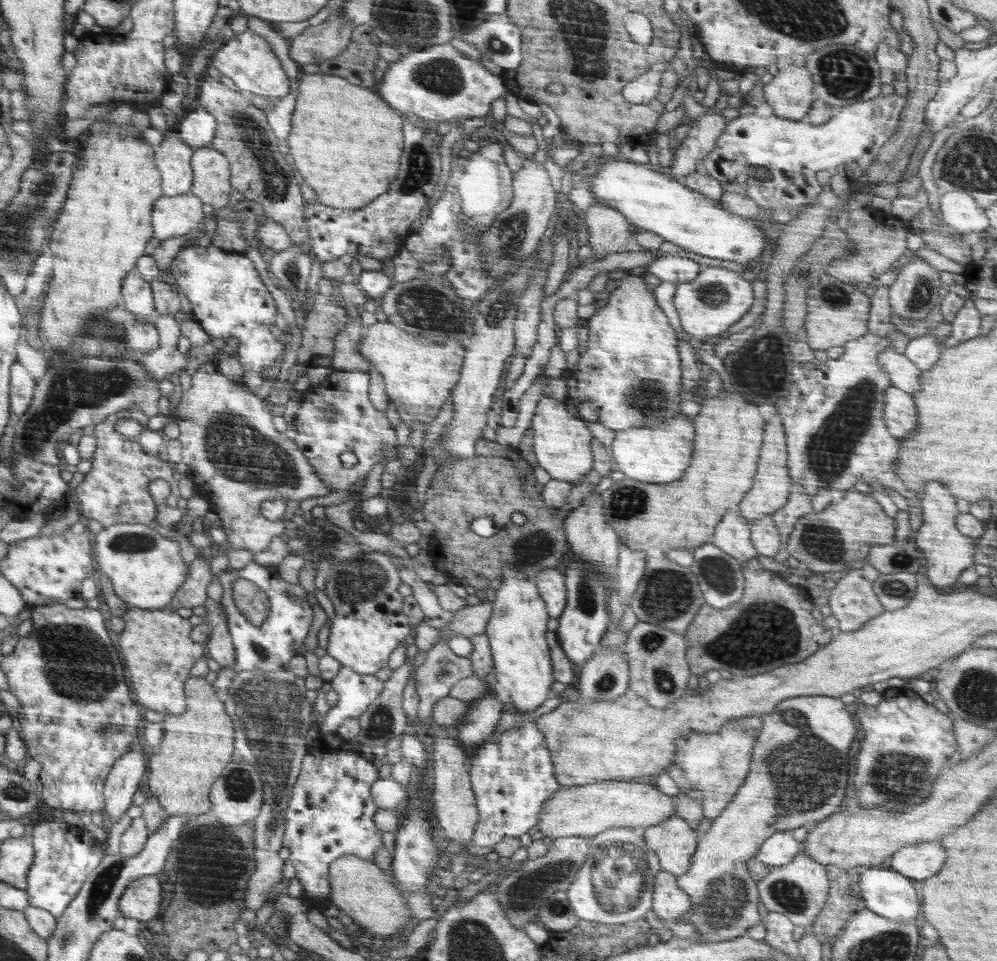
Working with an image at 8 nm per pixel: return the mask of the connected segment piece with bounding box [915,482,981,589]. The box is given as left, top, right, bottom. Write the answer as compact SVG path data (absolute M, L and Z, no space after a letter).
M940 482L928 484L928 492L919 498L917 504L922 508L923 523L916 533L916 543L924 551L926 564L923 572L936 588L956 588L960 584L960 576L968 572L968 568L976 568L976 556L980 556L978 539L964 536L958 529L958 507L956 498L944 488Z

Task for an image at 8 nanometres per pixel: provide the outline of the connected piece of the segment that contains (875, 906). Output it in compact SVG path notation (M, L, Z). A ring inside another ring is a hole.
M887 865L868 867L868 870L864 870L860 874L860 880L855 884L855 888L861 907L879 913L888 920L912 922L920 912L920 898L914 890L912 878L906 877L902 873L898 874L895 869L890 869Z

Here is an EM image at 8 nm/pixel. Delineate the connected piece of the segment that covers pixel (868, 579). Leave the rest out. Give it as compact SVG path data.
M863 562L844 574L840 574L840 581L833 586L829 593L826 612L838 619L838 629L841 632L852 632L862 628L869 620L883 615L886 611L880 604L878 594L874 591L874 582L880 572L870 563Z

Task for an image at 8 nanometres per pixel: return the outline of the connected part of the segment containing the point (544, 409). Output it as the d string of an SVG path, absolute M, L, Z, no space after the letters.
M545 397L538 402L531 422L533 448L538 465L552 479L580 484L589 472L596 472L596 448L592 448L592 444L596 444L596 432L592 432L592 424L576 416L565 402Z

